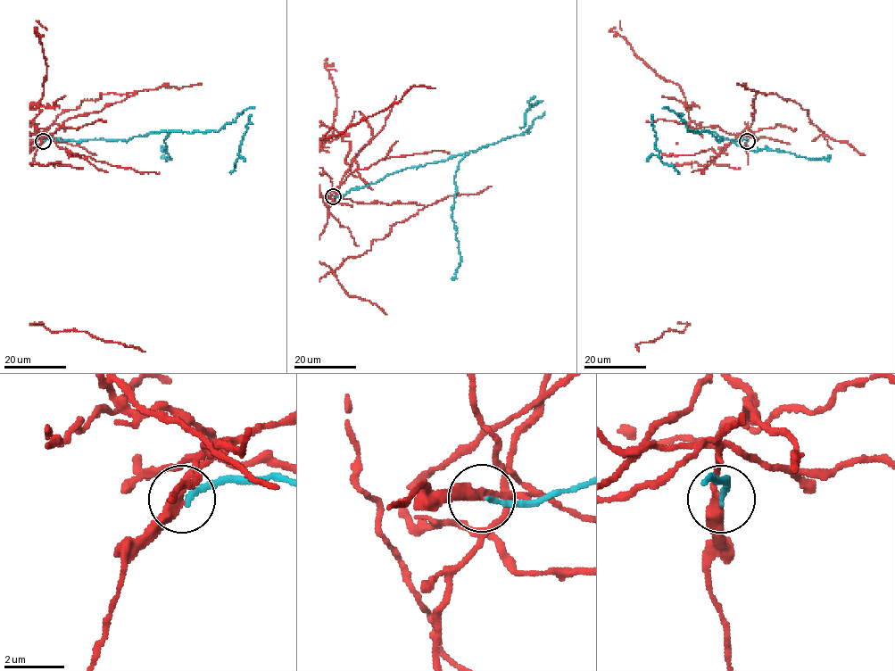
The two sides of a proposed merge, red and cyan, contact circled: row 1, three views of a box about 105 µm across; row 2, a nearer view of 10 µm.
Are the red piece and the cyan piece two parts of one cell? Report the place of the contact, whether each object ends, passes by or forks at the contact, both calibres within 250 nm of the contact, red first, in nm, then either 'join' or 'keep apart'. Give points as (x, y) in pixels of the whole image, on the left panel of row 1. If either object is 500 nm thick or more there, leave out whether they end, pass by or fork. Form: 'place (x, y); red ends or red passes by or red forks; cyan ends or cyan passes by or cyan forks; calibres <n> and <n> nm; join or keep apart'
place (43, 141); red passes by; cyan ends; calibres 320 and 180 nm; keep apart

